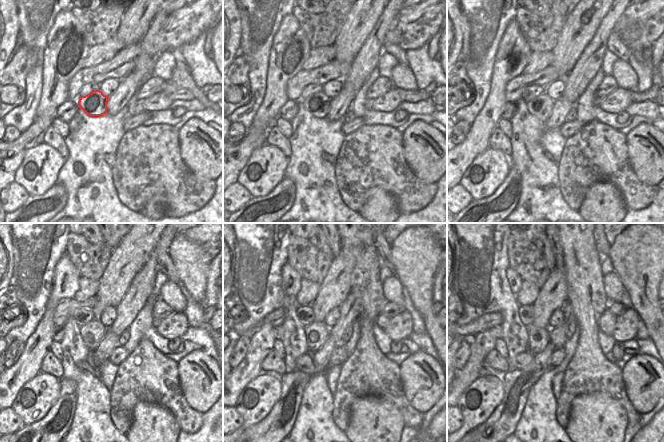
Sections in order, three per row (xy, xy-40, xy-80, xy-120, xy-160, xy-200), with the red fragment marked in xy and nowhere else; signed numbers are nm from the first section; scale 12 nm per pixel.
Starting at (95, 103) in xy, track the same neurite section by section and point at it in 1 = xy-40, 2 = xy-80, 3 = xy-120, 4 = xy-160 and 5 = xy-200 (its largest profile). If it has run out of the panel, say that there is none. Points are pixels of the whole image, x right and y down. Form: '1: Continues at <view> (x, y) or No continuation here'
1: Continues at xy-40 (318, 104)
2: Continues at xy-80 (541, 106)
3: Continues at xy-120 (93, 332)
4: Continues at xy-160 (316, 333)
5: Continues at xy-200 (538, 339).

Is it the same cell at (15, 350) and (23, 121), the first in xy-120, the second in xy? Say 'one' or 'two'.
two

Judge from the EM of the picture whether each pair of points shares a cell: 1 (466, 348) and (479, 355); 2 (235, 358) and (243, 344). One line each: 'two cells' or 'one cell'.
1: two cells
2: one cell

